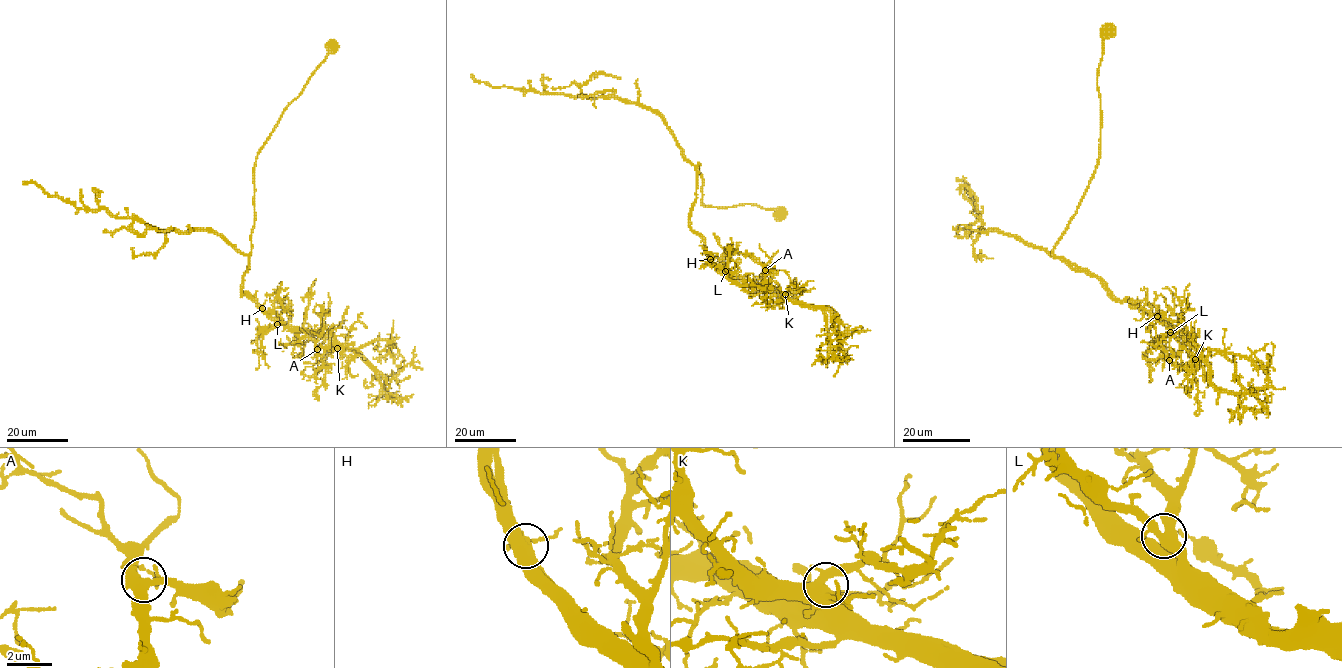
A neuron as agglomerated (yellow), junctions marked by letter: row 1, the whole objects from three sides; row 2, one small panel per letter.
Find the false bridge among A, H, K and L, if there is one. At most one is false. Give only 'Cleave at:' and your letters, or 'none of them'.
Cleave at: none of them

